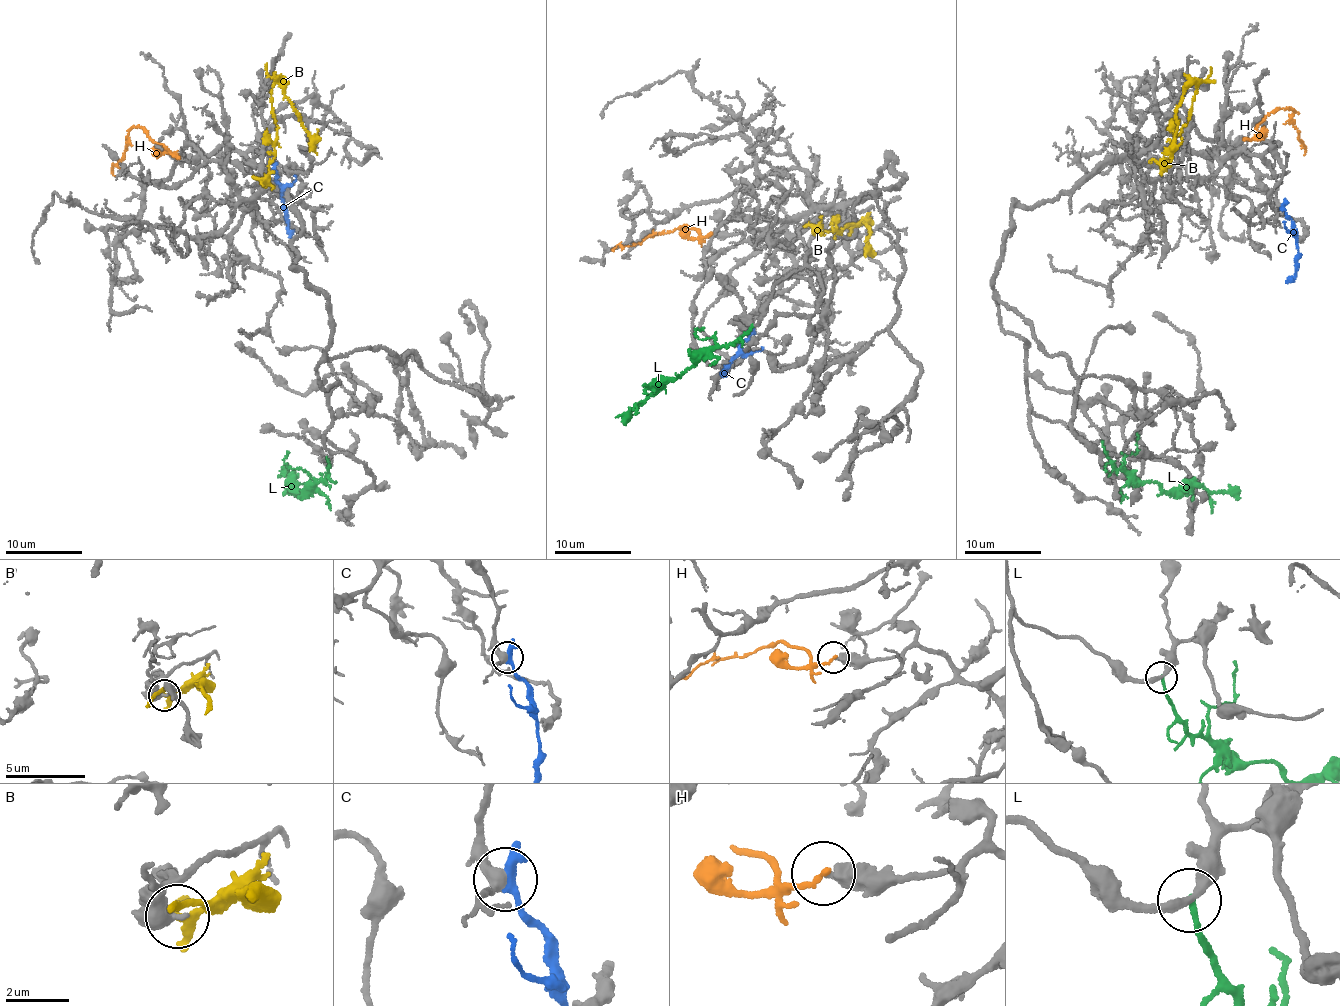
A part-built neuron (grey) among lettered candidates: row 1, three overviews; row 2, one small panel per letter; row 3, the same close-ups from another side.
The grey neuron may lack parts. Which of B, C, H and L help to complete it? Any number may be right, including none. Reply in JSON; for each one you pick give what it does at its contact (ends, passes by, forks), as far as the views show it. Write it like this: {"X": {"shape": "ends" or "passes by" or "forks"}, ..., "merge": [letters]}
{"merge": []}

